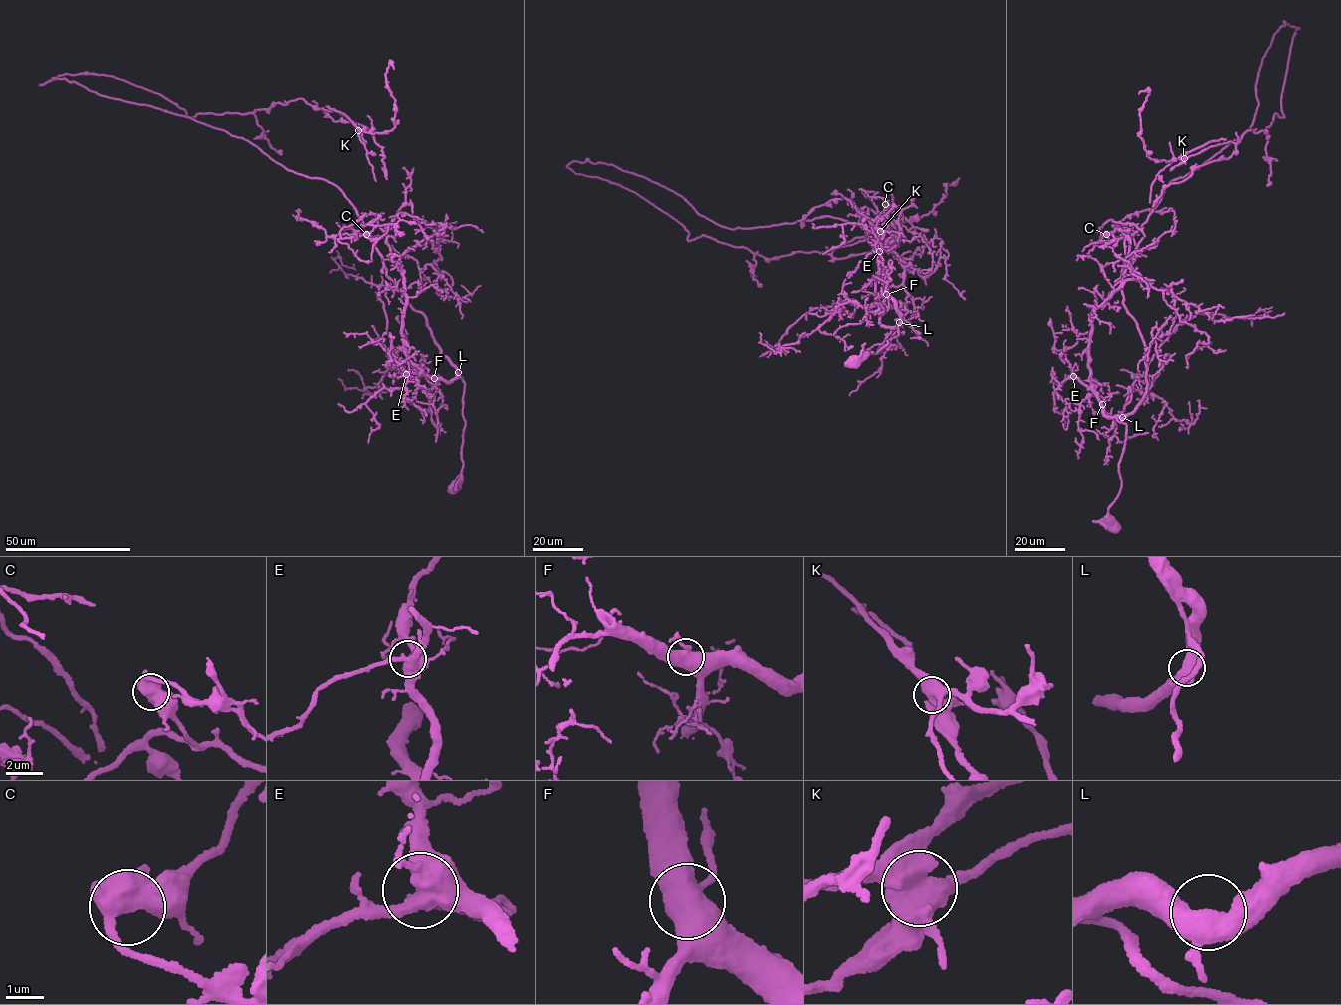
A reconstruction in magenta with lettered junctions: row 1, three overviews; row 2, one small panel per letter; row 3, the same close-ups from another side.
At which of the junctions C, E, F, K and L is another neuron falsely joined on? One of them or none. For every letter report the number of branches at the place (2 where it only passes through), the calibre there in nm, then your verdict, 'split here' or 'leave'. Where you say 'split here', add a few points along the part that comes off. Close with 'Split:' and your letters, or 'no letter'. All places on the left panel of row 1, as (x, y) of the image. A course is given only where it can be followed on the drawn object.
C: 3 branches meet; 550 nm thick; leave
E: 3 branches meet; 460 nm thick; leave
F: 3 branches meet; 480 nm thick; leave
K: 3 branches meet; 600 nm thick; split here; foreign part runs (358, 130), (374, 134), (386, 132), (395, 126), (395, 99), (385, 76), (389, 65), (393, 69)
L: 3 branches meet; 480 nm thick; leave
Split: K

